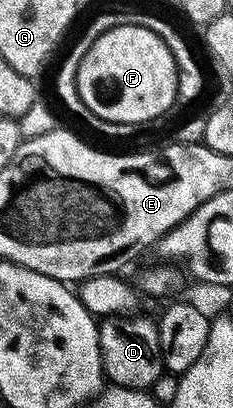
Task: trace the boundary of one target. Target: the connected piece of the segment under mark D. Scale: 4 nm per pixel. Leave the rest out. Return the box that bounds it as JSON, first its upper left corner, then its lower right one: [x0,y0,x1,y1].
[99,314,163,390]

